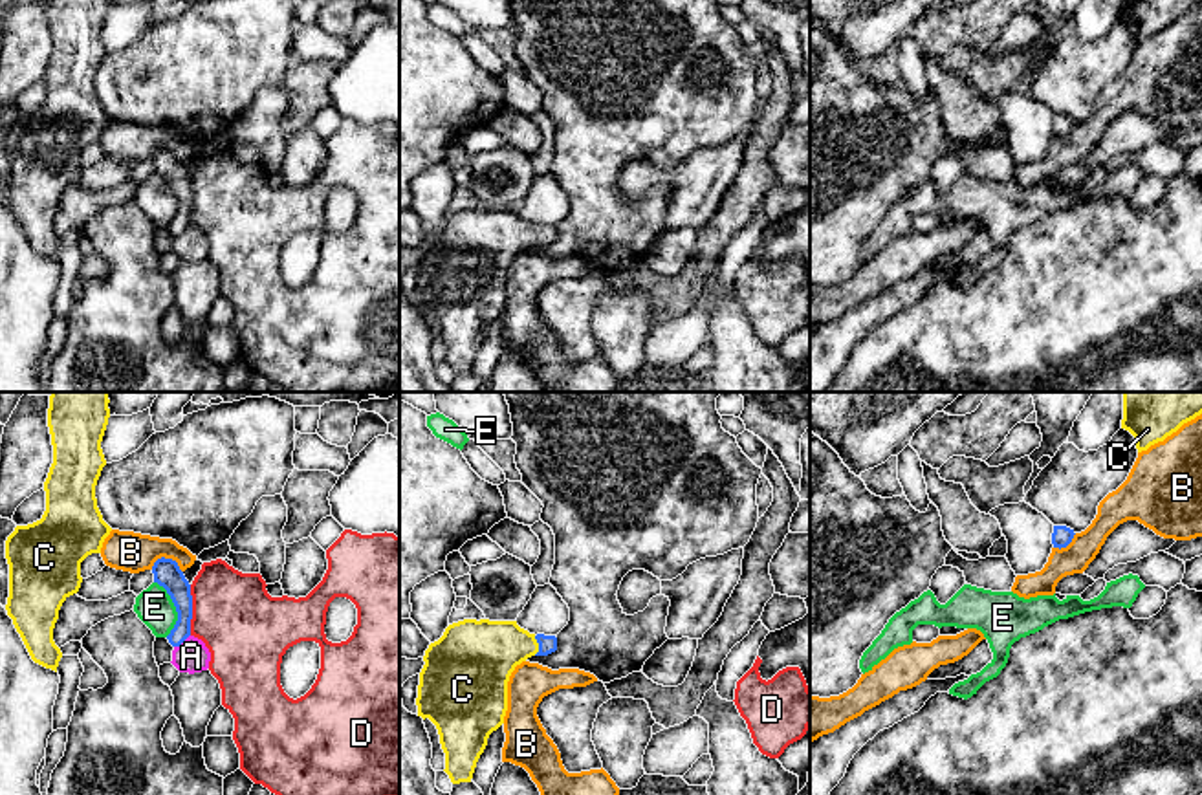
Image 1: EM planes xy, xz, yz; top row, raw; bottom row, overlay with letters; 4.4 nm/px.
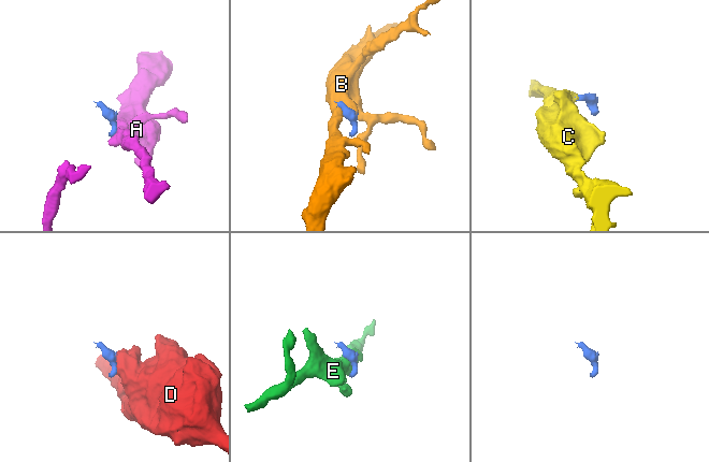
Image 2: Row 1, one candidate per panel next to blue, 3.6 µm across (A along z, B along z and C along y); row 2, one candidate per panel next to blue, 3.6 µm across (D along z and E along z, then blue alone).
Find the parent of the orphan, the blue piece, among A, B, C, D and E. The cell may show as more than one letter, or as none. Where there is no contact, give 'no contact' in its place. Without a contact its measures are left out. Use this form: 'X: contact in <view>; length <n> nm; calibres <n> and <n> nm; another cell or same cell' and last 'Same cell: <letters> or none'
A: contact in xy; length 90 nm; calibres 100 and 150 nm; another cell
B: contact in xy; length 150 nm; calibres 120 and 180 nm; another cell
C: contact in xz; length 90 nm; calibres 80 and 300 nm; same cell
D: contact in xy; length 220 nm; calibres 120 and 360 nm; another cell
E: contact in xy; length 260 nm; calibres 120 and 160 nm; another cell
Same cell: C

